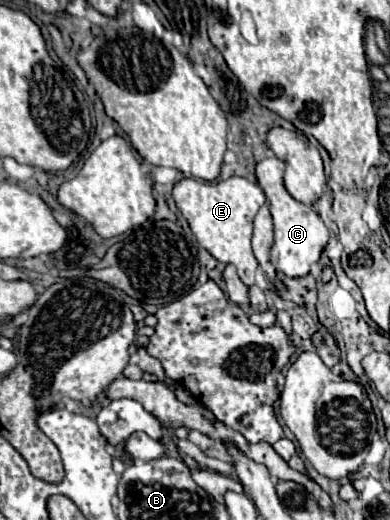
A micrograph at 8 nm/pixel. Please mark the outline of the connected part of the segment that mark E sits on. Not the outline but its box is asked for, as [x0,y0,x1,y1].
[173,178,265,286]

